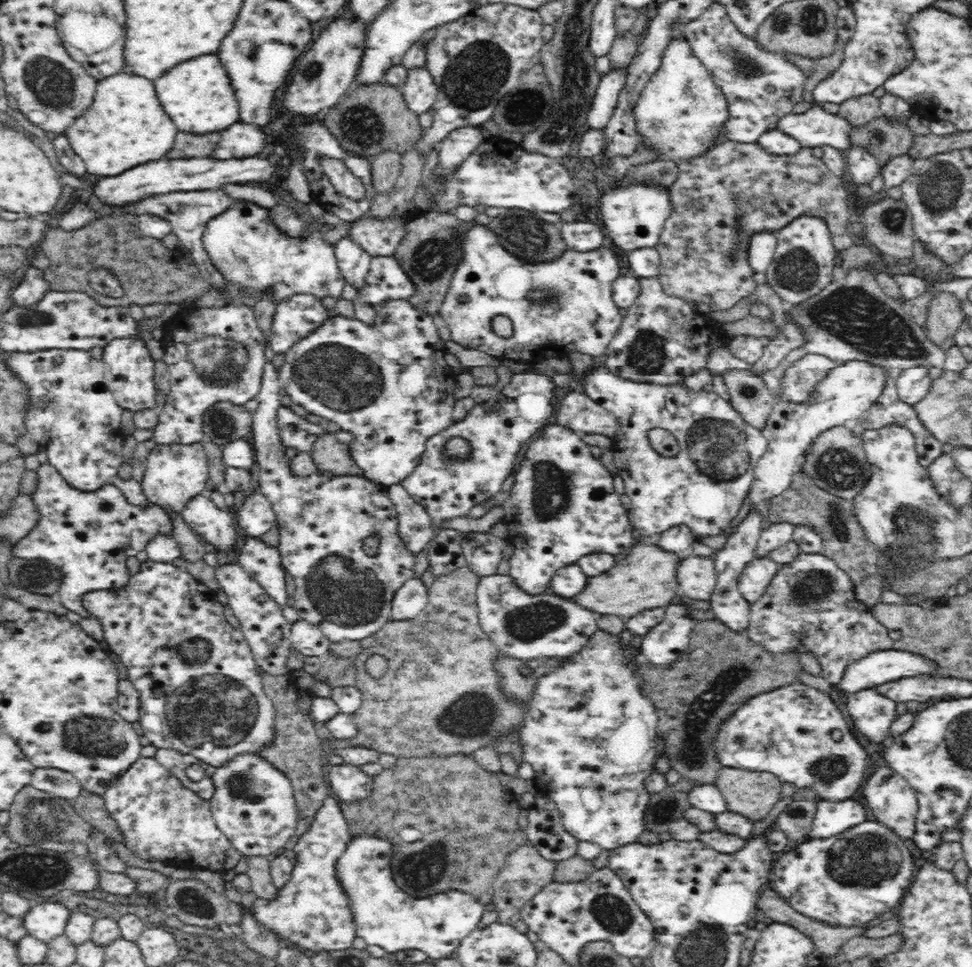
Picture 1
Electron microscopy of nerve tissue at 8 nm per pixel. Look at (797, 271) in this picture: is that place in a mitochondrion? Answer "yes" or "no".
yes

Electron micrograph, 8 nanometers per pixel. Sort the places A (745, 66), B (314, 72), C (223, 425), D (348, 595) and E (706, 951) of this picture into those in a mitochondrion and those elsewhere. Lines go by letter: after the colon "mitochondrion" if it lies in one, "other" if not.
A: mitochondrion
B: mitochondrion
C: mitochondrion
D: mitochondrion
E: mitochondrion

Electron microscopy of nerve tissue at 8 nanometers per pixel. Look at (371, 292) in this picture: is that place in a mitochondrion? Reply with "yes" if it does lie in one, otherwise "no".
no

